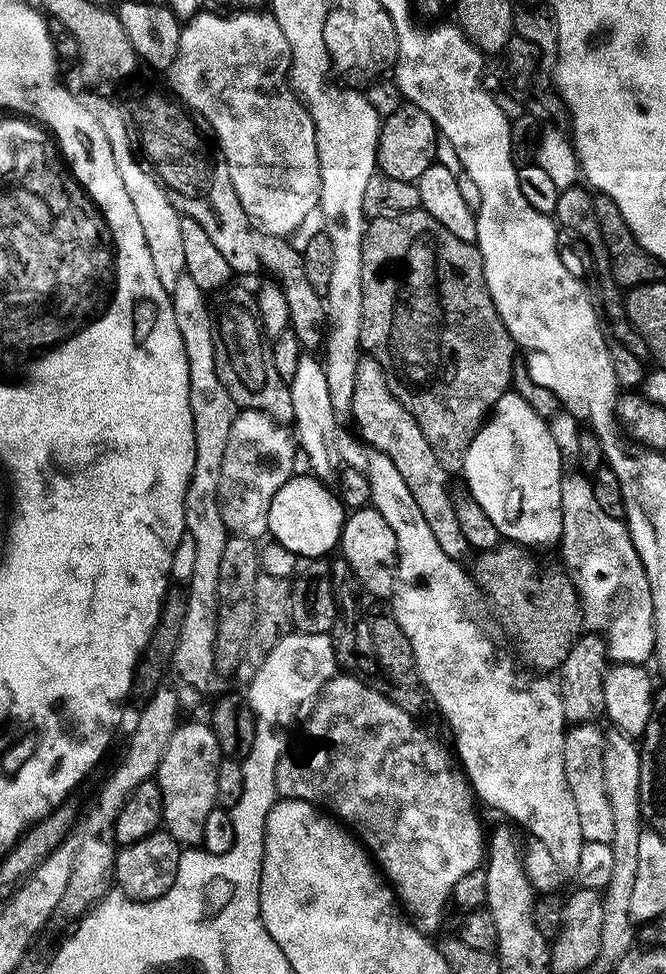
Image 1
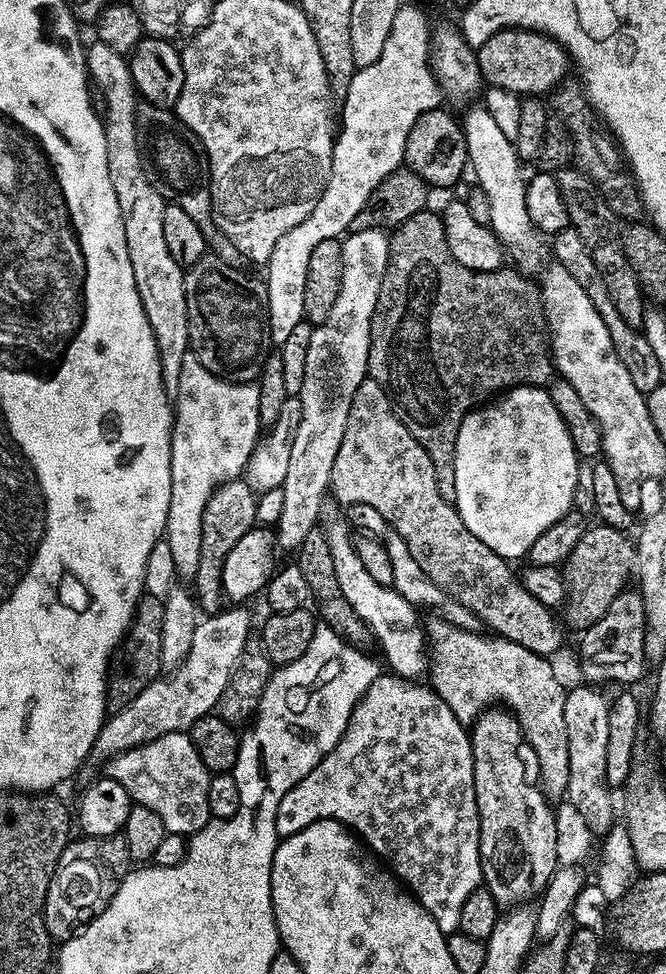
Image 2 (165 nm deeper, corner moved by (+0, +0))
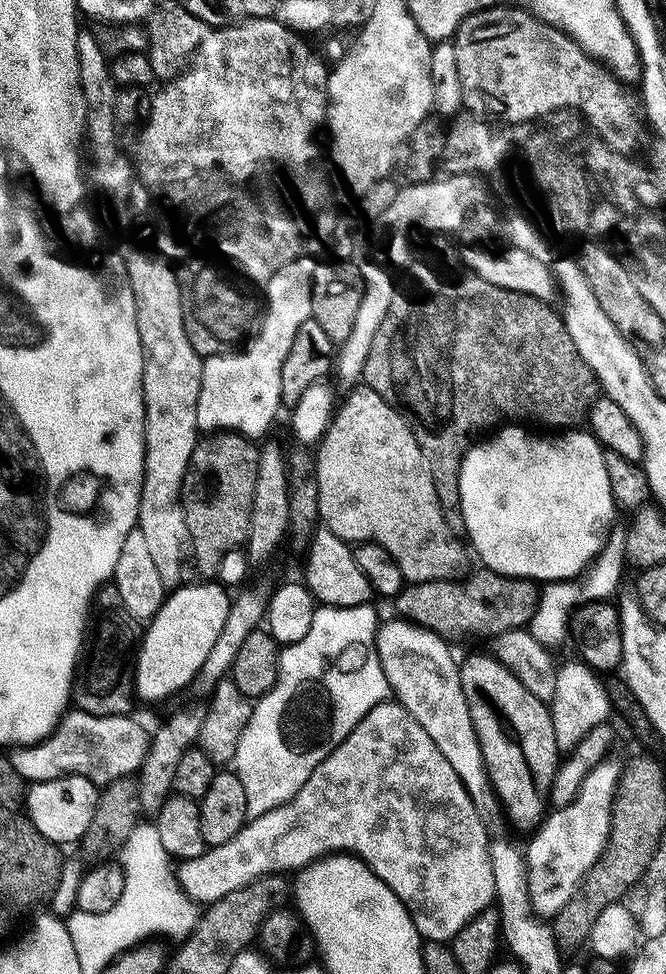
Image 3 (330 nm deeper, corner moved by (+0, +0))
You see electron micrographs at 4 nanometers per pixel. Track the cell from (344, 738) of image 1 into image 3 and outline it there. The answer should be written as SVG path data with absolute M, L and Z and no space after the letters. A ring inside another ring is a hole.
M385 702L374 706L374 710L370 710L370 714L366 714L363 722L348 735L346 742L339 744L330 754L330 758L326 758L326 762L322 762L318 766L318 770L314 770L314 774L308 779L306 786L302 786L302 790L298 790L298 794L291 802L270 810L270 814L262 814L249 819L244 829L234 838L230 838L230 842L226 842L226 846L208 848L204 855L199 856L196 860L183 861L178 868L178 883L184 889L185 894L196 901L197 905L207 906L217 904L222 898L250 886L264 876L296 874L309 868L316 860L324 859L325 856L351 854L362 862L366 862L370 866L370 870L374 870L374 874L378 874L378 878L382 878L382 882L386 882L386 886L390 886L390 890L394 890L394 894L398 894L400 901L411 910L412 917L416 919L418 930L425 941L433 944L448 944L465 926L474 922L474 918L478 918L478 914L482 914L487 908L493 907L497 903L494 866L492 865L493 847L494 844L488 835L487 828L479 818L474 802L471 801L471 796L457 771L450 766L450 762L434 744L433 739L426 734L422 726L414 720L403 705L397 702Z

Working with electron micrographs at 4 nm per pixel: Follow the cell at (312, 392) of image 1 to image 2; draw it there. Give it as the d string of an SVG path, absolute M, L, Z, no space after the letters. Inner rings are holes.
M327 511L322 520L322 530L327 534L327 542L330 543L330 550L333 555L334 570L337 571L339 589L342 590L343 597L346 598L350 606L353 606L355 612L364 620L374 640L378 640L382 652L395 675L409 682L420 680L420 676L427 673L430 666L430 658L428 655L428 636L426 628L423 628L422 622L418 615L419 611L415 606L410 605L408 600L398 593L393 587L388 588L375 582L370 572L366 570L366 566L362 564L361 556L357 554L354 532L345 517L334 512Z

